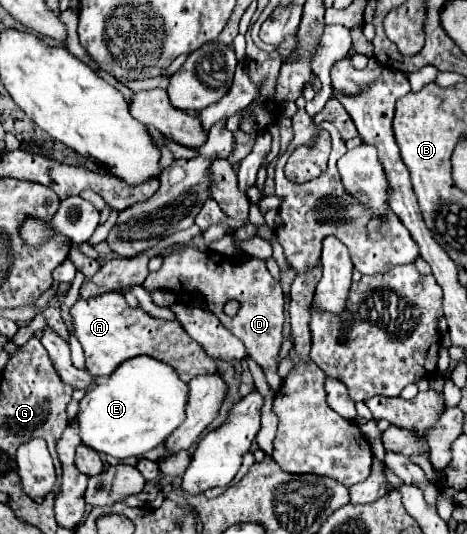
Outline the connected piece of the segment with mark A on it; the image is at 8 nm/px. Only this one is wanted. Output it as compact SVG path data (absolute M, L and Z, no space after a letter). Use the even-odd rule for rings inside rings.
M108 292L96 298L80 298L72 308L72 328L74 336L84 348L88 360L88 372L92 376L110 376L116 366L128 358L148 354L152 358L162 358L174 366L184 382L190 382L198 374L218 372L214 360L204 352L204 348L194 342L182 328L178 320L166 322L148 316L140 308L130 308L120 292Z

